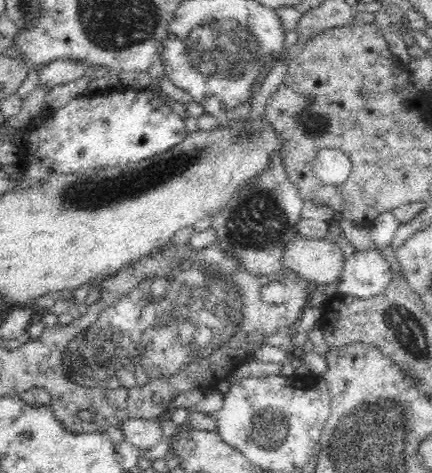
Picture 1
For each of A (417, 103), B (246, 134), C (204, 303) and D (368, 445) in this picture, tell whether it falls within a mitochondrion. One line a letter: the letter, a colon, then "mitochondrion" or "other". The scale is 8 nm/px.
A: other
B: mitochondrion
C: mitochondrion
D: mitochondrion

